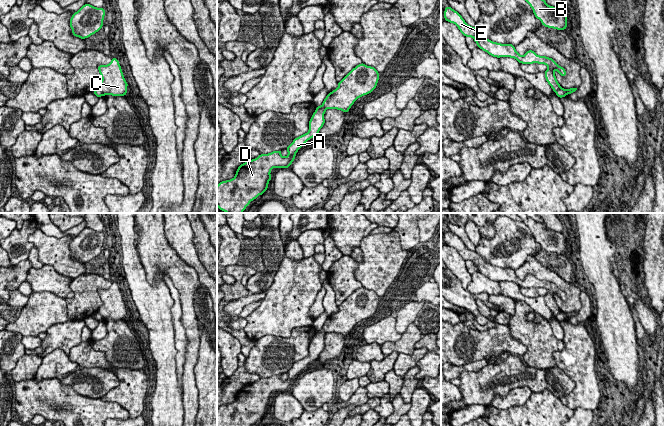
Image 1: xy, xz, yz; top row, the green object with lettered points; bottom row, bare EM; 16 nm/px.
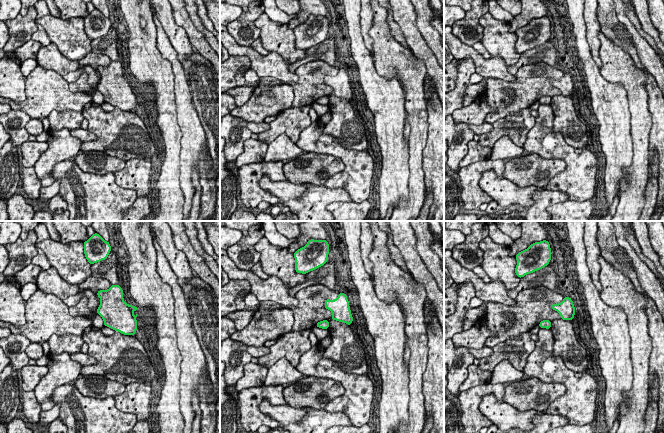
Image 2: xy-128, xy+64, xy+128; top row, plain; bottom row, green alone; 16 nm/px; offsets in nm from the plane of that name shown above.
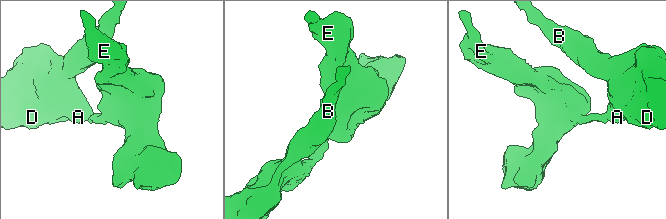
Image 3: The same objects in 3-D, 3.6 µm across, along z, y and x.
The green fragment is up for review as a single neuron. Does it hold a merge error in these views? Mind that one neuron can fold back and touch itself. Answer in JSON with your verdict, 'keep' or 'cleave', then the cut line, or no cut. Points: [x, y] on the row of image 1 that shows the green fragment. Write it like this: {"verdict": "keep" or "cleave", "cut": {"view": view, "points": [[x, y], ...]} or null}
{"verdict": "cleave", "cut": {"view": "yz", "points": [[560, 87], [555, 92]]}}

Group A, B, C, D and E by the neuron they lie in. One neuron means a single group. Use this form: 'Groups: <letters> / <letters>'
Groups: A B D / C E

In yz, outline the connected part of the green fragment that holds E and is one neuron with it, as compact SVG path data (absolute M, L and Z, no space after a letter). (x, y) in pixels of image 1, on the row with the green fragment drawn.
M446 6L444 18L446 21L455 24L465 37L472 37L477 43L478 48L493 57L510 57L522 64L545 64L548 67L544 72L546 81L555 93L561 88L554 71L557 70L562 77L565 77L566 70L559 66L552 58L539 56L532 50L528 50L524 56L521 56L517 53L514 45L501 44L487 39L476 27L468 25L462 16L451 7Z

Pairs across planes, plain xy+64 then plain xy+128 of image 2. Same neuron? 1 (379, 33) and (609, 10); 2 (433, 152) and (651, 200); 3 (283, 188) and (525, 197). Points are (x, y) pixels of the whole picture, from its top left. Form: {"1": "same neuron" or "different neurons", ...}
{"1": "different neurons", "2": "different neurons", "3": "same neuron"}

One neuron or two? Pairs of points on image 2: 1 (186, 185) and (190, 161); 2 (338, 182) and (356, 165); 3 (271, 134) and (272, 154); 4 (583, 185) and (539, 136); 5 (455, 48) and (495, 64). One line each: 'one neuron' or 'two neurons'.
1: one neuron
2: one neuron
3: two neurons
4: one neuron
5: one neuron

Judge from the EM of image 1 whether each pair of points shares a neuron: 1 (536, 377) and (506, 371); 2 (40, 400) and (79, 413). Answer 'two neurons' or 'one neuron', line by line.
1: one neuron
2: one neuron

